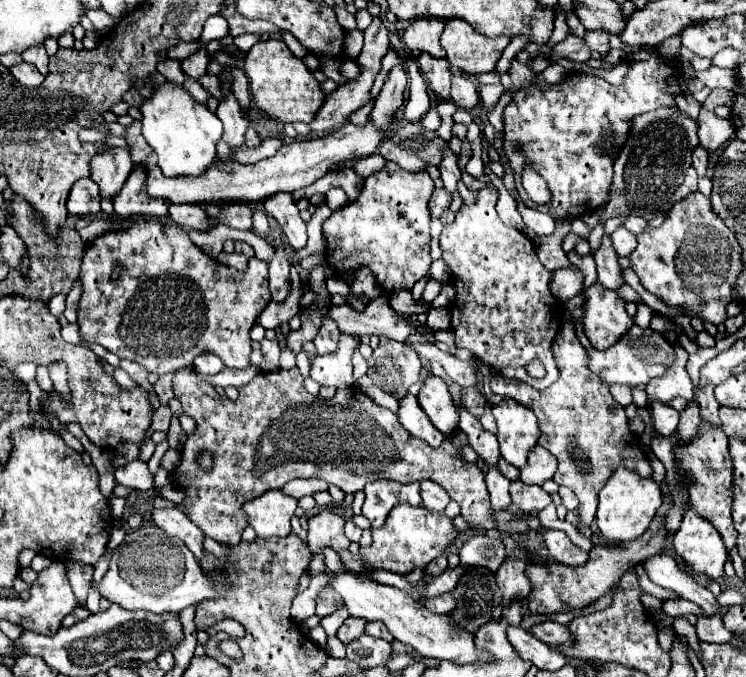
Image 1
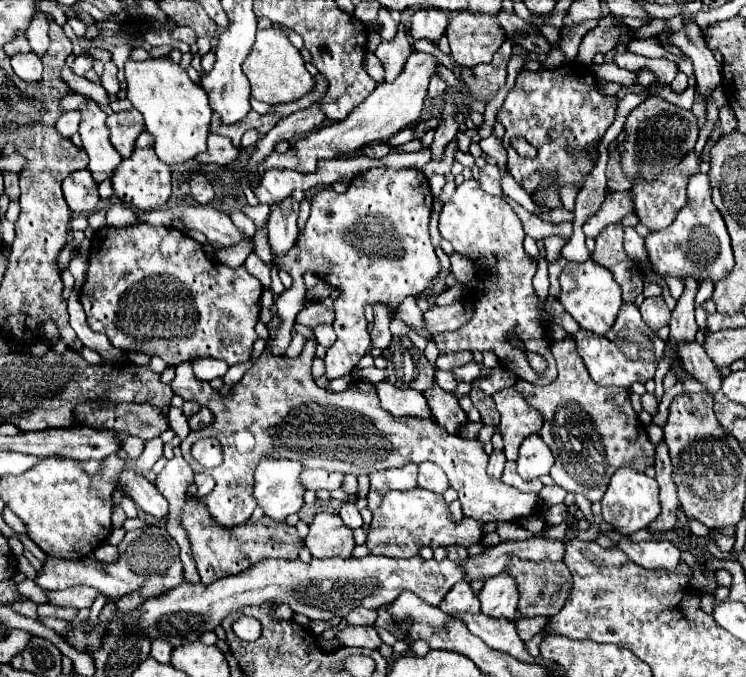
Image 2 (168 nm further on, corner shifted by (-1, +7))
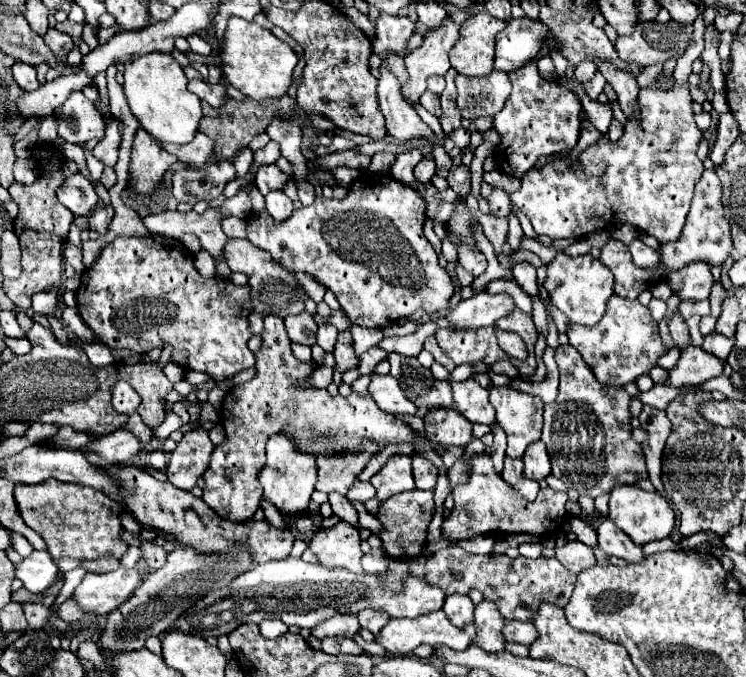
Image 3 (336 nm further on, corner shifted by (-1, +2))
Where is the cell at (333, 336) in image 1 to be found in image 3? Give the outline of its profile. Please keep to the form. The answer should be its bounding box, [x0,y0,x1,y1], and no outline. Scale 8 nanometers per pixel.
[318,324,338,352]

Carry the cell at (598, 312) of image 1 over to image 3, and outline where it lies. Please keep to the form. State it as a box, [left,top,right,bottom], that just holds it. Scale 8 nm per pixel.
[544,252,614,326]

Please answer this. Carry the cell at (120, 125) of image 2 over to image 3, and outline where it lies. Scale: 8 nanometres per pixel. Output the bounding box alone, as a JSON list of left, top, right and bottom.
[92,120,120,166]

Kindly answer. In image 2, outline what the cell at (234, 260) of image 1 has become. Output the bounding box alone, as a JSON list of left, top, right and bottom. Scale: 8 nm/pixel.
[244,253,272,285]

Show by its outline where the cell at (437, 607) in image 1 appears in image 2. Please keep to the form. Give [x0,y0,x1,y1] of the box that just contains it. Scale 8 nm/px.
[438,583,480,615]

